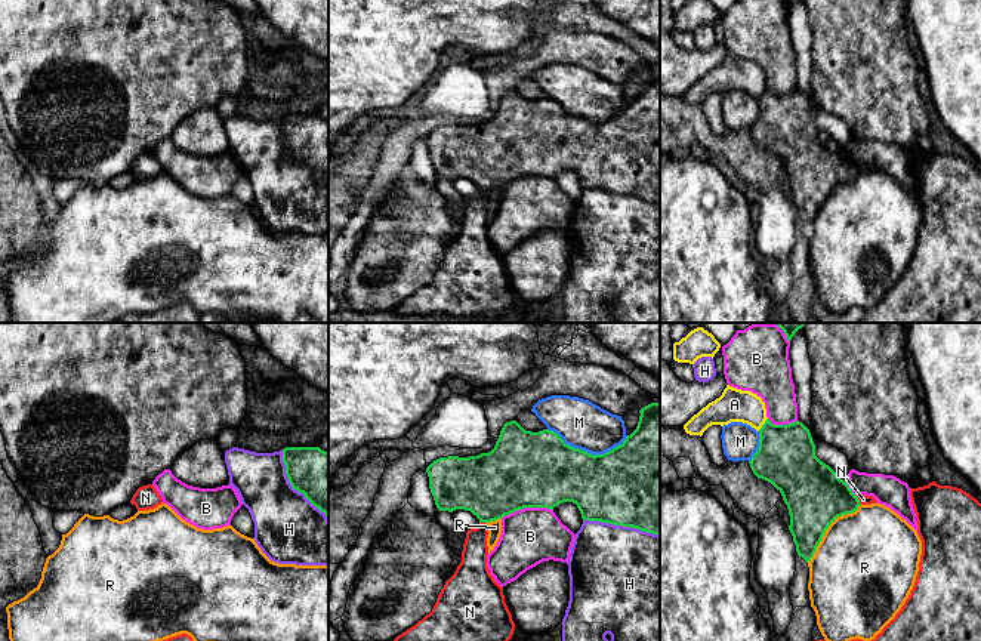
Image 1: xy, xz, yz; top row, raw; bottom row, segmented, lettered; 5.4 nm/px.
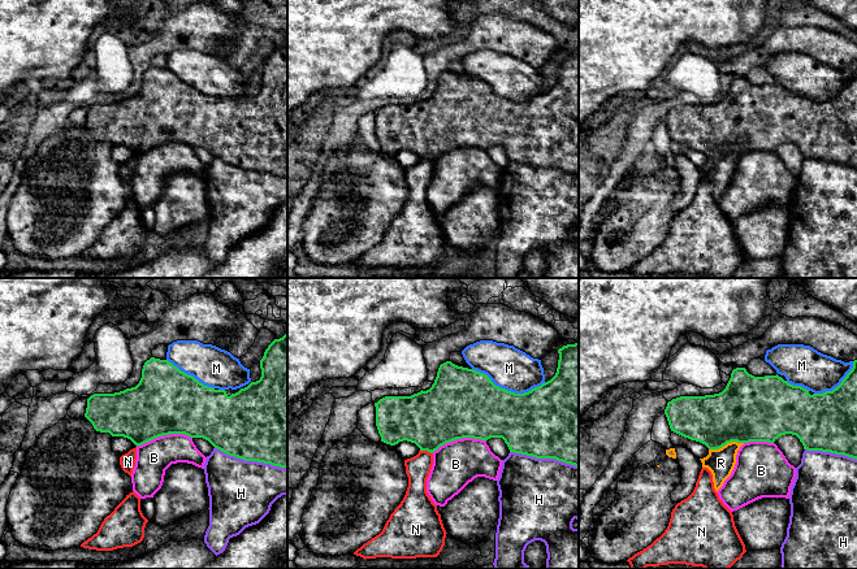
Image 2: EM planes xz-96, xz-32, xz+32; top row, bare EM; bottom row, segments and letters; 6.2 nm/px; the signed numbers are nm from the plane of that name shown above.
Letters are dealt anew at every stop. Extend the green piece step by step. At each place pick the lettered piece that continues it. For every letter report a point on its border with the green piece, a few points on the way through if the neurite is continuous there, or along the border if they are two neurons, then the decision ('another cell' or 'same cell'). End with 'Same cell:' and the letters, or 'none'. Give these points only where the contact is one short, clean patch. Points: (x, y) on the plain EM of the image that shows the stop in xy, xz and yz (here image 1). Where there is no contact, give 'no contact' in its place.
A: yz (762, 94) | another cell
B: xz (527, 175) | another cell
H: xy (295, 157) | another cell
M: xz (586, 120) | another cell
N: yz (858, 169) | along yz (855, 165), (860, 172) | another cell
R: yz (827, 196) | another cell
Same cell: none

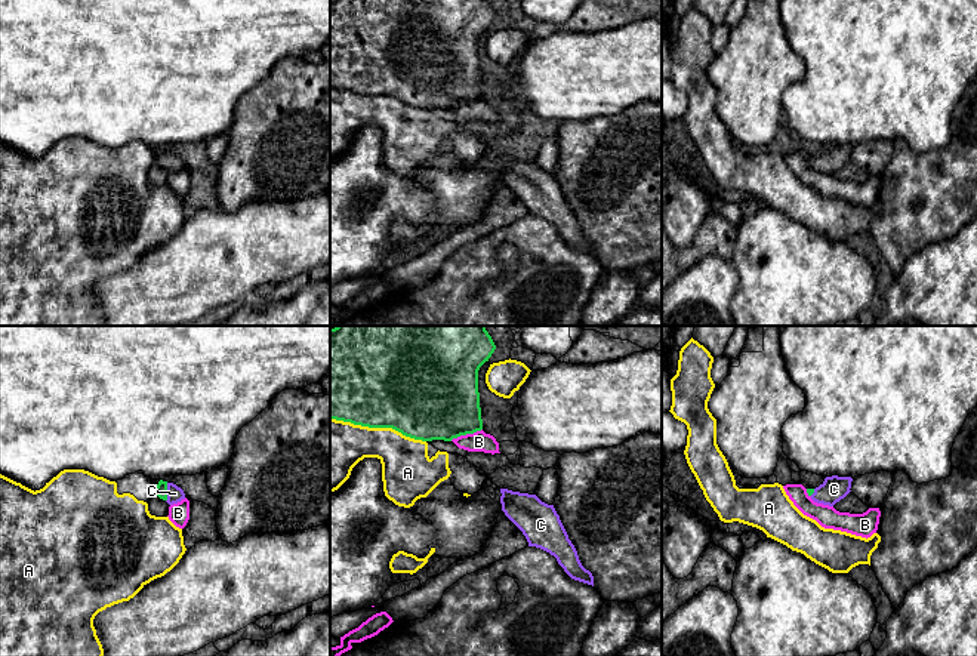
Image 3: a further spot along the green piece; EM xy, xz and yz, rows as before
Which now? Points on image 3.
A: xz (378, 95) | another cell
B: xz (465, 102) | another cell
C: xy (166, 160) | across xy (162, 156), (166, 160), (175, 162) | same cell
Same cell: C

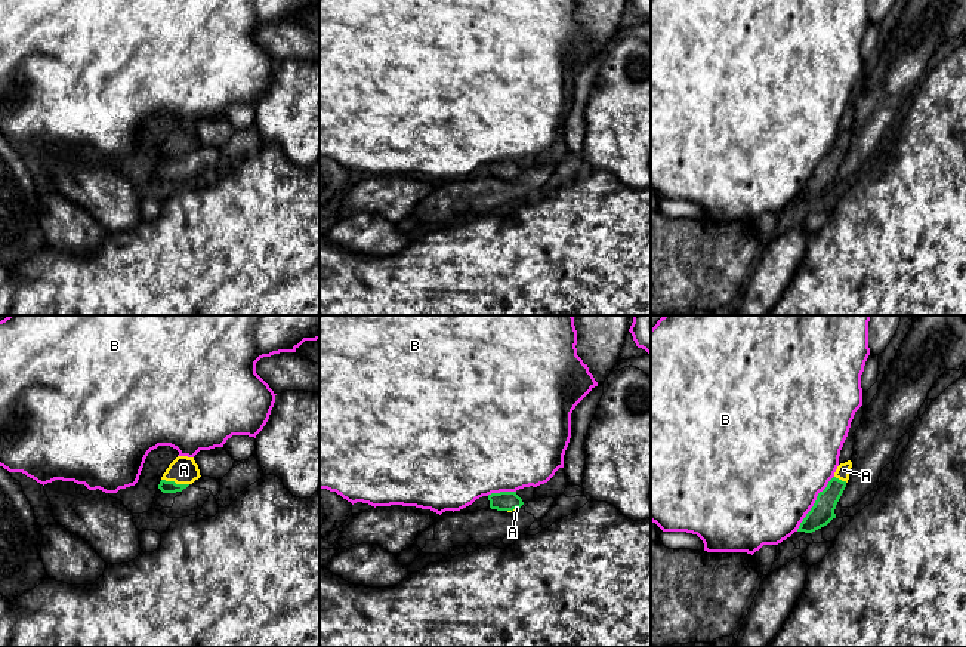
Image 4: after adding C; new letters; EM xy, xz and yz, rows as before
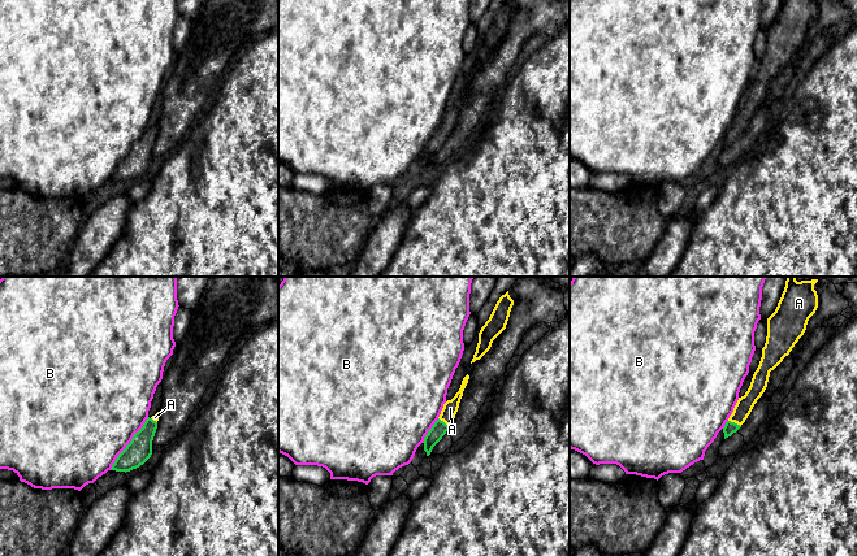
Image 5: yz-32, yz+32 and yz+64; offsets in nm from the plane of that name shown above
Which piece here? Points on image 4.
A: xy (173, 150) | across xy (164, 154), (173, 150), (184, 138) | same cell
B: yz (814, 172) | another cell
Same cell: A

